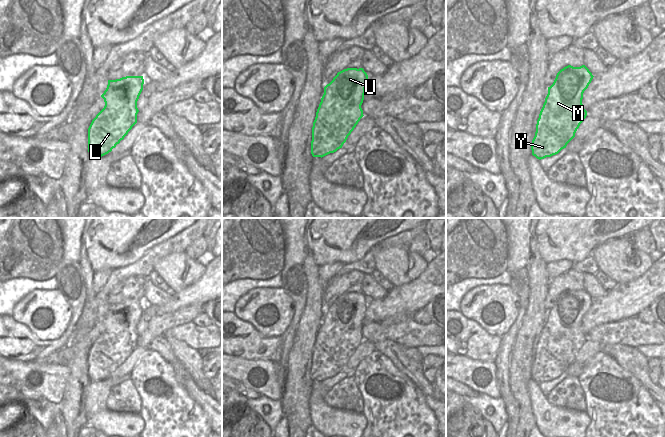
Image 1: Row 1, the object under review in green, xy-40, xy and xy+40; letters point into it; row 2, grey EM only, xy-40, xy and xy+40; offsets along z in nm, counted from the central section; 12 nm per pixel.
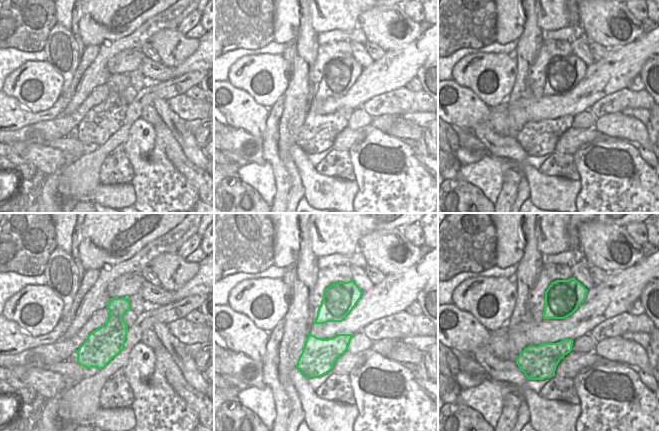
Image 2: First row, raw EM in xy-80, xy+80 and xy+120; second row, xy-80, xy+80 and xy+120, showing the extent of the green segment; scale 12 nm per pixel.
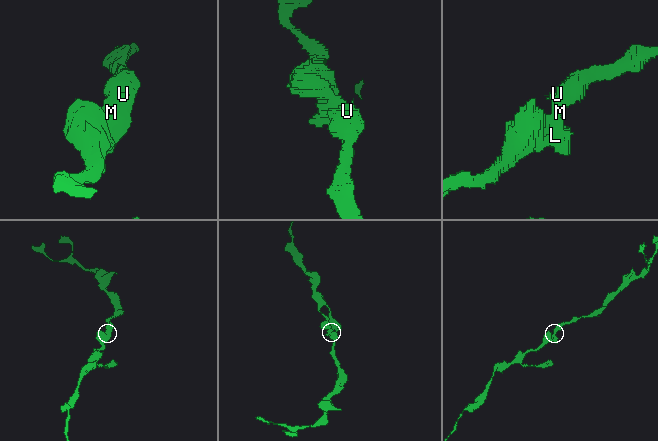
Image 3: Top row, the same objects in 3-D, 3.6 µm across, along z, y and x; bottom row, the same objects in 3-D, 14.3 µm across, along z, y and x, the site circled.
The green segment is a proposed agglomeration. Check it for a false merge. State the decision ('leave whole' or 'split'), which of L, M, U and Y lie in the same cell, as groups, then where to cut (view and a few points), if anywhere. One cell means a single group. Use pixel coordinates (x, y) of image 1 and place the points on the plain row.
leave whole; groups L M U Y; cut none

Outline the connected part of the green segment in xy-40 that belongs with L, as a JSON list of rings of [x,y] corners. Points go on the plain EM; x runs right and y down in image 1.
[[[126,300],[116,304],[108,304],[108,309],[101,321],[104,323],[104,332],[92,344],[88,352],[88,376],[90,381],[102,381],[112,375],[117,368],[128,358],[137,347],[137,325],[143,314],[143,300]]]

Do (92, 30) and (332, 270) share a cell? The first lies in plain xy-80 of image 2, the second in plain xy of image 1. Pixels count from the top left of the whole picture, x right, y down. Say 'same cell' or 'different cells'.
different cells

